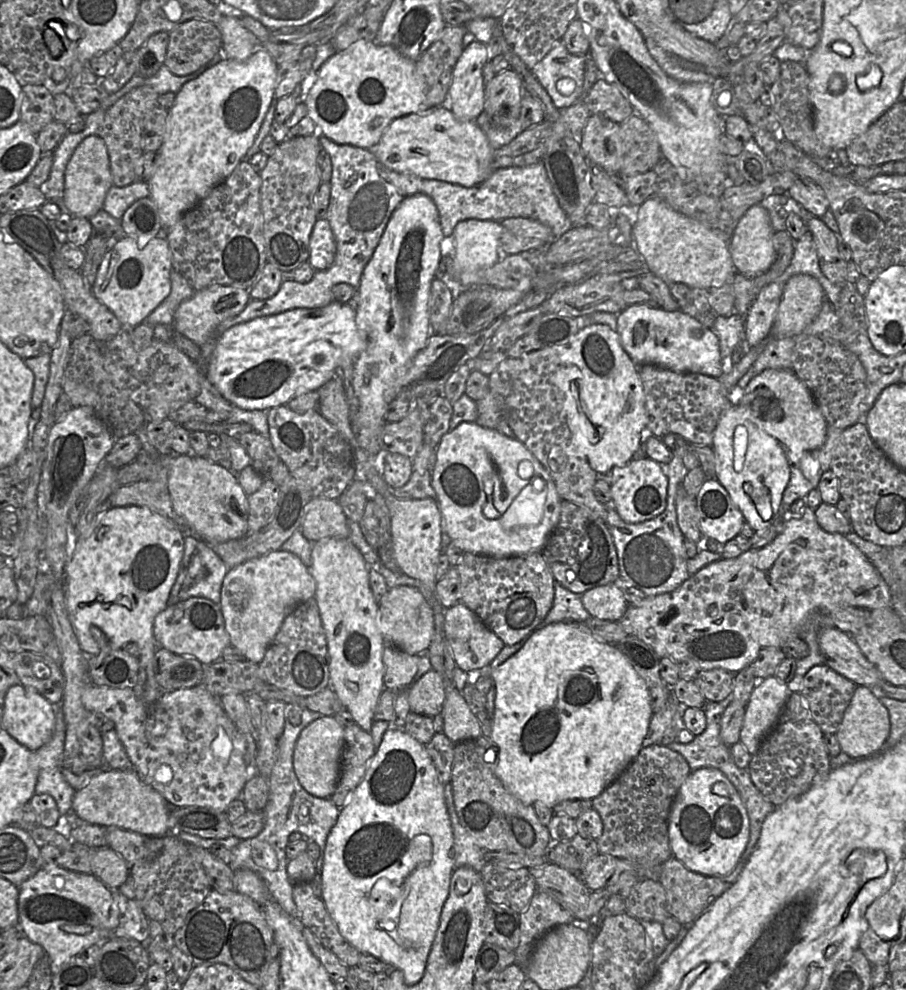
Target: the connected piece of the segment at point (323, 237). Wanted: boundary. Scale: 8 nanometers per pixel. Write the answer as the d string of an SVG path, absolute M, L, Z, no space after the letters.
M326 218L316 220L310 236L308 262L316 270L330 268L335 260L336 241Z

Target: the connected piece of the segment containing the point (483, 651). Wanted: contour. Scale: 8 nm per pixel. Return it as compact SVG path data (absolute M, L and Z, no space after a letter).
M462 602L445 611L444 631L446 640L452 648L456 666L465 672L490 666L505 646L504 642Z

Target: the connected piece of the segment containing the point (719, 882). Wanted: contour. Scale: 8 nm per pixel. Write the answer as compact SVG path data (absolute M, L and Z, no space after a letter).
M674 857L669 858L661 867L658 881L664 887L667 909L672 918L682 926L691 925L711 904L728 890L739 878L746 862L738 862L726 876L706 876L689 870Z

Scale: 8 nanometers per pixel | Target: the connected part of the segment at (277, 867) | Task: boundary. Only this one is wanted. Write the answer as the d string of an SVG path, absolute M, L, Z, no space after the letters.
M302 709L301 723L298 726L290 724L285 718L284 730L278 739L277 759L272 773L267 779L269 796L264 813L264 826L255 837L241 840L231 849L230 867L235 870L249 869L257 873L265 882L271 896L280 907L291 917L299 921L298 910L293 900L293 885L287 874L288 859L286 846L293 832L303 835L307 841L315 842L324 855L325 845L330 830L335 825L340 808L330 798L317 798L309 794L299 783L293 768L293 752L301 731L311 722L323 717L318 712Z

